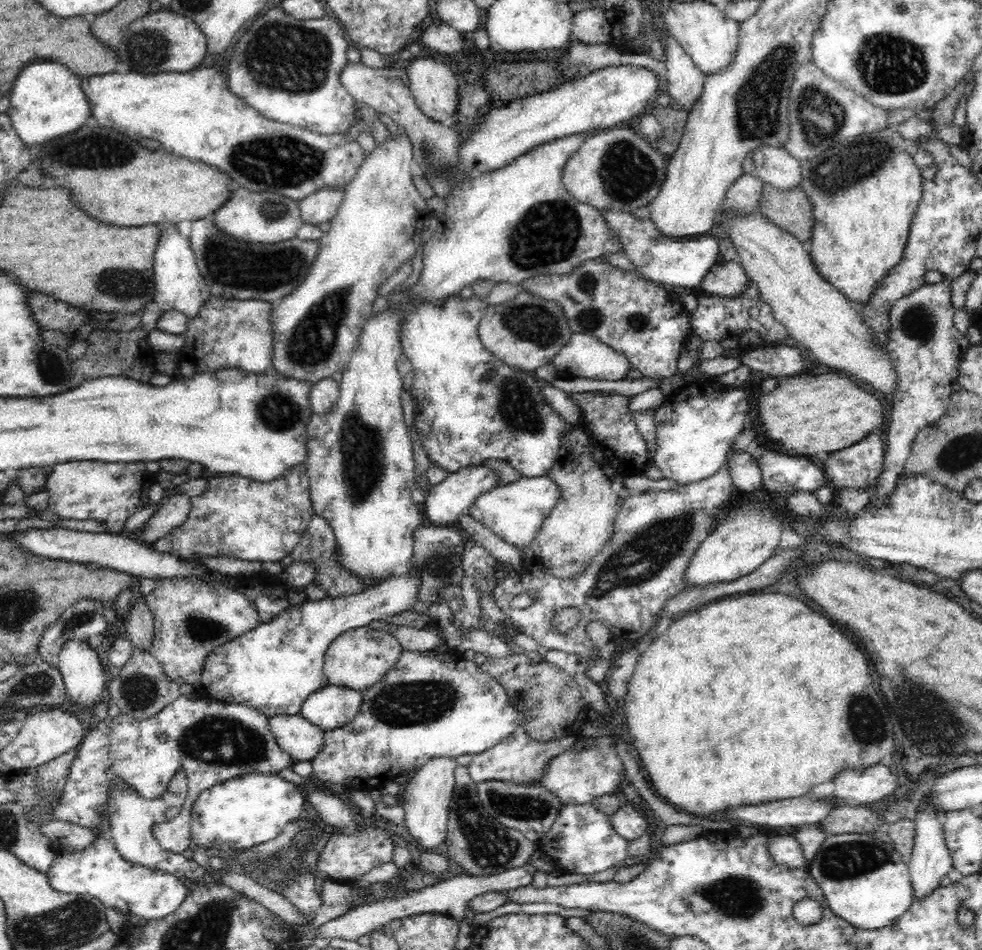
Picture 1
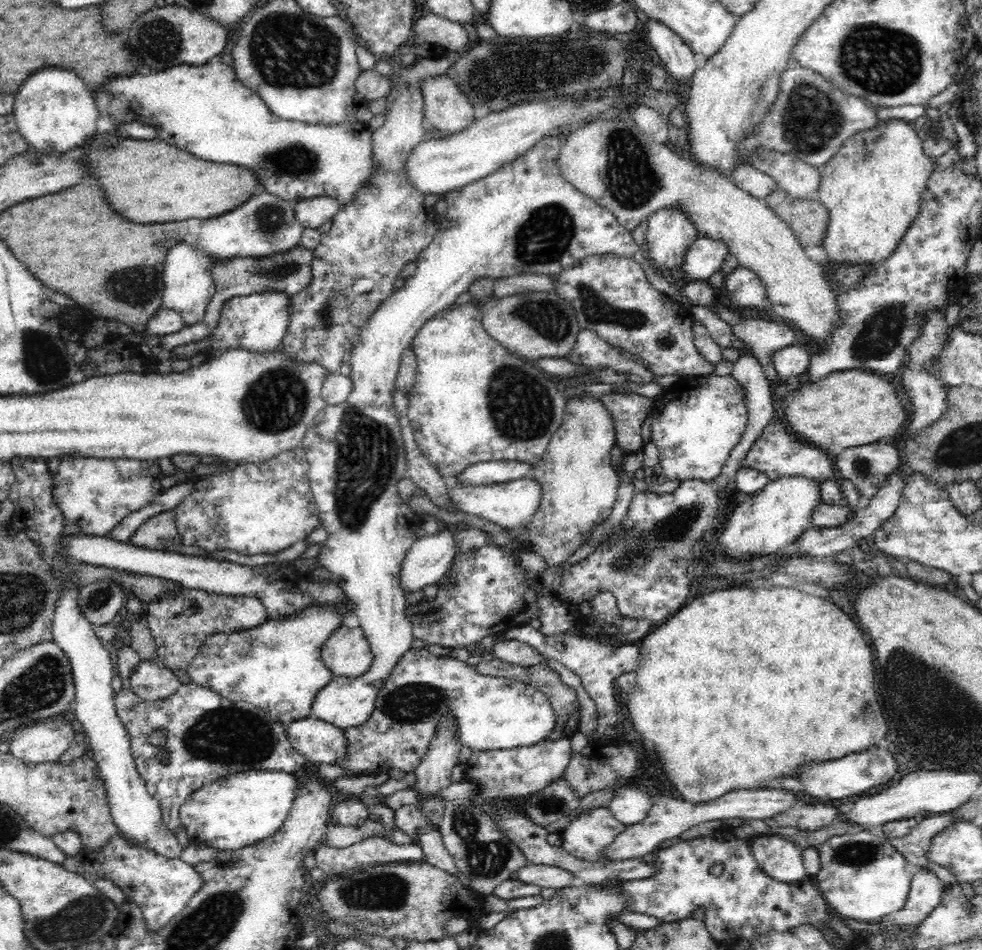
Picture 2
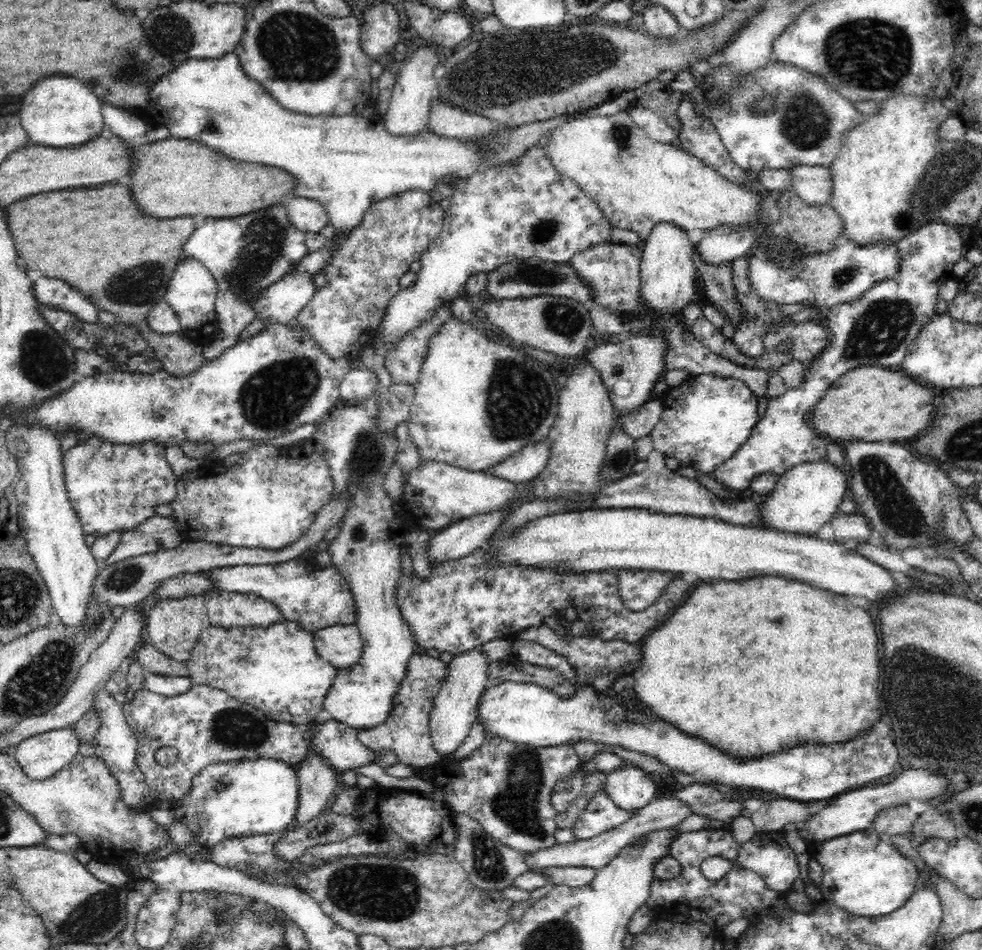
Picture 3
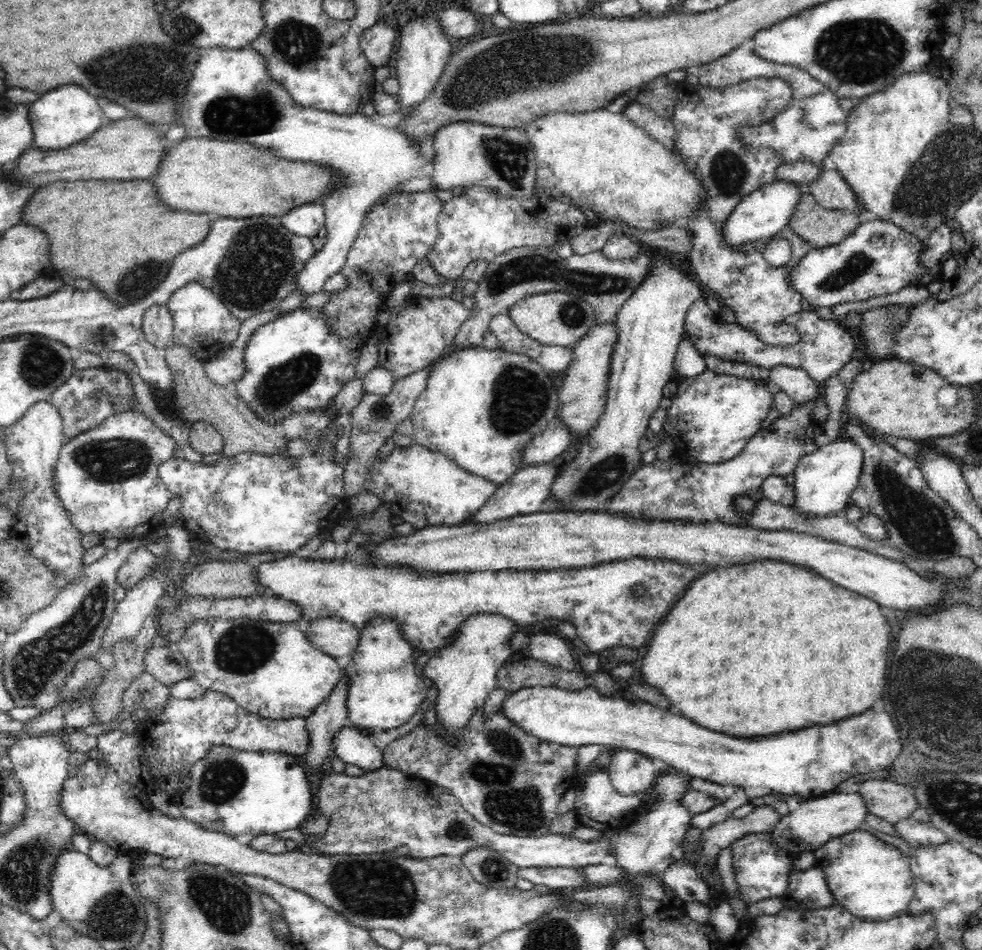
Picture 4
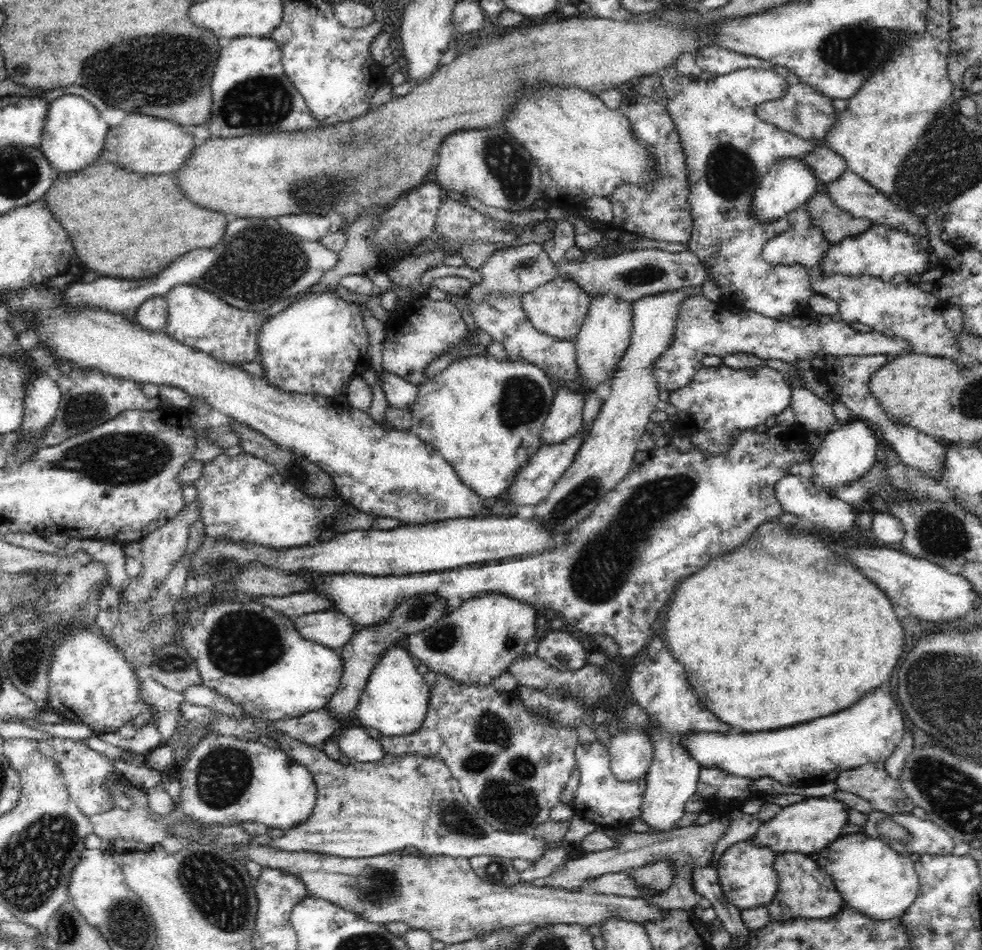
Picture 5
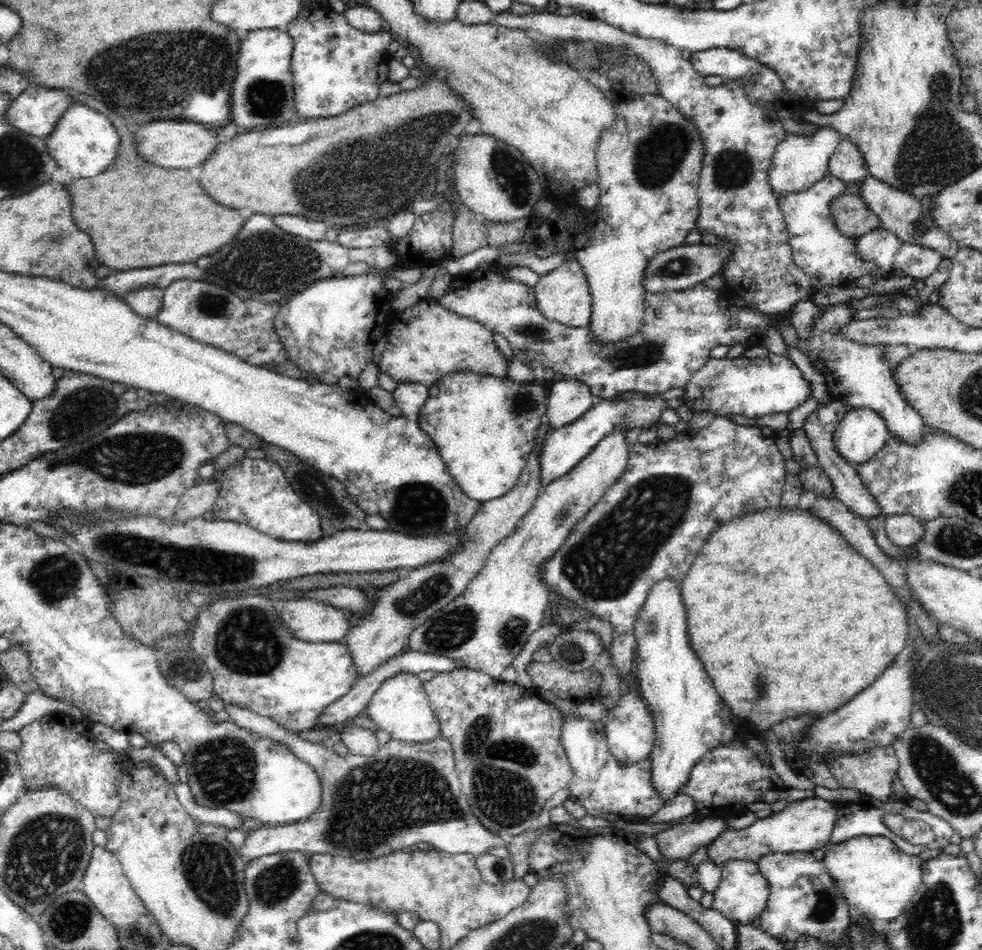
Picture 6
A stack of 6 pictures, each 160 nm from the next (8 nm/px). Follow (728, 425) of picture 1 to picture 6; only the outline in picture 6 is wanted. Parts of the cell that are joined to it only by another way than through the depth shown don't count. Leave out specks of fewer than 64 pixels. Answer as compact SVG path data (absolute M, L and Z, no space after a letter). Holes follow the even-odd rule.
M770 353L760 358L710 359L696 370L685 386L683 405L694 413L712 412L717 417L732 415L762 418L773 413L790 413L811 396L810 383L791 359Z

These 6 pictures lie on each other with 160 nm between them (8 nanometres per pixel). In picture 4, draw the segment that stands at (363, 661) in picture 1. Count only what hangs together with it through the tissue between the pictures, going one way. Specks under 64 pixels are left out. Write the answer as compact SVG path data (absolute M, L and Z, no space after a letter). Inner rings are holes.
M325 615L324 618L314 618L298 621L300 630L306 633L308 640L316 647L316 650L330 654L332 658L344 662L358 648L361 632L351 622L344 622L341 618Z

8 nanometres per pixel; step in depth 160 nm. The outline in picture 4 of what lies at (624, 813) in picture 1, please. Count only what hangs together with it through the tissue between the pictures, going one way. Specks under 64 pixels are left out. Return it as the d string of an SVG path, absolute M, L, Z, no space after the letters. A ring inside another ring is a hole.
M620 748L613 750L608 770L614 790L627 796L646 793L652 789L654 780L658 777L658 771L665 767L662 761L648 758L639 751Z

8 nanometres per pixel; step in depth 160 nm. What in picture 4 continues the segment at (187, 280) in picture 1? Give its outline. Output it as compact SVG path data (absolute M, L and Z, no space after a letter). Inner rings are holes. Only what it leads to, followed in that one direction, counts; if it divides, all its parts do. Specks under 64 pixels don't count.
M192 282L176 290L166 306L173 318L172 343L184 346L198 360L205 362L210 357L218 356L224 350L230 349L232 342L236 342L239 337L239 319L230 315L228 308L200 282Z

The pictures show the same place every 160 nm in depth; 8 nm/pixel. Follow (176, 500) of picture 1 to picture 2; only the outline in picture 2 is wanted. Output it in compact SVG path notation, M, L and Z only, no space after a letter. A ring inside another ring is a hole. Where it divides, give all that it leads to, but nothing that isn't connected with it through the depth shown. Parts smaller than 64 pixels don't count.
M173 510L157 514L141 523L133 531L128 543L137 549L182 552L184 544L179 541L175 522L176 515Z

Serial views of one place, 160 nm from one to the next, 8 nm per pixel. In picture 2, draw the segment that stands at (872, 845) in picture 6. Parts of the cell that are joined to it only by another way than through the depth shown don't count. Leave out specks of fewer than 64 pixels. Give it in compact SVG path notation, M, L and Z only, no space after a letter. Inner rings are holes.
M857 831L834 835L815 847L821 863L819 872L811 878L834 912L847 919L878 922L880 918L904 908L910 893L912 877L918 868L910 864L888 840L882 841L869 831Z

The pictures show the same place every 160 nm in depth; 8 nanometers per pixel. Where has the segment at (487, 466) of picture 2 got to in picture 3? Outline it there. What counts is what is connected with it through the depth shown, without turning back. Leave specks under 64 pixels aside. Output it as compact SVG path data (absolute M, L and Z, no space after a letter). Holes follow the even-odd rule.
M548 438L527 444L516 454L491 466L486 472L513 483L530 482L547 465L551 457L551 441Z

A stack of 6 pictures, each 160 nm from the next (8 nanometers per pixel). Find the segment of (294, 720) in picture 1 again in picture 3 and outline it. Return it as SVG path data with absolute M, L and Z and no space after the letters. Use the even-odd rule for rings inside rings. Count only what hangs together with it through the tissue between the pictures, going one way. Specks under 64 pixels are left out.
M327 717L320 726L307 725L307 740L314 739L315 748L338 773L374 763L376 752L359 742L357 729Z

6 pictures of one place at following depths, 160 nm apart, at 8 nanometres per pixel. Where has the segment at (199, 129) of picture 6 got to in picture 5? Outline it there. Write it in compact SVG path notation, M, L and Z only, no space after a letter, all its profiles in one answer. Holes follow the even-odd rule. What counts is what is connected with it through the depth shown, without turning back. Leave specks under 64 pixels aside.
M126 113L119 125L108 129L104 150L98 162L118 162L127 170L138 171L140 174L167 174L182 168L192 158L196 148L198 141L188 133L186 126L168 119Z

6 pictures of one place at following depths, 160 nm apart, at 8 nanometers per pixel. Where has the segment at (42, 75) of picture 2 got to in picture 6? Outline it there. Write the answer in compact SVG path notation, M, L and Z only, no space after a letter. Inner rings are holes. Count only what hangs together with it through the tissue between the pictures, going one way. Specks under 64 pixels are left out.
M77 103L66 110L55 129L47 137L48 152L57 162L58 167L68 170L72 179L102 174L115 161L121 141L114 122L104 114Z

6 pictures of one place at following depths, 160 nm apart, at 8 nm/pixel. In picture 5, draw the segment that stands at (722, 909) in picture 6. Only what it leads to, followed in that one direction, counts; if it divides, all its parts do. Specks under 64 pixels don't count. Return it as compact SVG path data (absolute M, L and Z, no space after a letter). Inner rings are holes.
M747 840L735 842L726 852L723 852L717 862L716 870L723 894L728 902L741 911L770 904L777 894L778 878L772 866L776 856L777 853L773 850L753 848L752 844L747 844Z

